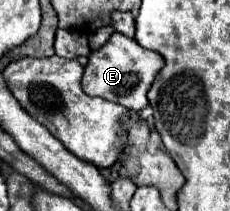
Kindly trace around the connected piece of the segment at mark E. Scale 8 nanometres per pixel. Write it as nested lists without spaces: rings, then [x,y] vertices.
[[[113,33],[109,41],[89,55],[89,63],[83,73],[83,89],[89,95],[105,97],[107,101],[115,101],[127,109],[141,111],[147,107],[147,91],[153,83],[153,77],[161,71],[163,57],[153,53],[151,49],[141,47],[133,38],[128,38],[122,33]]]

